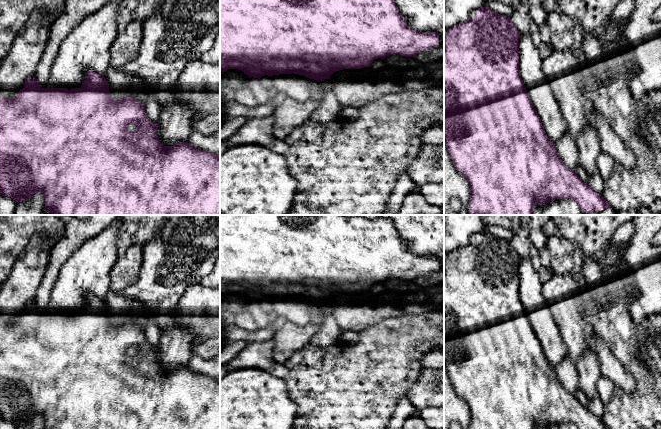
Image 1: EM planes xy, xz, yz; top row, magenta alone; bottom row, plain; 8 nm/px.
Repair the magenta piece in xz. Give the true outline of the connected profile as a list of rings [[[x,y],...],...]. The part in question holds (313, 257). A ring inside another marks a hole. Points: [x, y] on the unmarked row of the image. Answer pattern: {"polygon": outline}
{"polygon": [[[220,215],[220,296],[238,293],[249,302],[258,303],[264,299],[272,301],[273,299],[294,297],[322,306],[339,294],[370,291],[375,283],[385,283],[391,278],[413,281],[419,275],[426,275],[438,269],[438,258],[436,256],[419,256],[410,252],[397,232],[394,222],[387,218],[367,219],[347,215]]]}

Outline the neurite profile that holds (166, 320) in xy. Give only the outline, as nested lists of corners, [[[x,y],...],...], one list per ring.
[[[167,215],[167,222],[157,236],[143,245],[144,258],[138,280],[120,293],[143,303],[152,319],[161,330],[174,322],[178,303],[183,293],[192,285],[200,283],[208,275],[220,256],[220,215]]]

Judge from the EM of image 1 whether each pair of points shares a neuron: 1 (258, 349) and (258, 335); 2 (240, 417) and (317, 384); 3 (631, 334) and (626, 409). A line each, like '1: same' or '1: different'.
1: different
2: different
3: same

